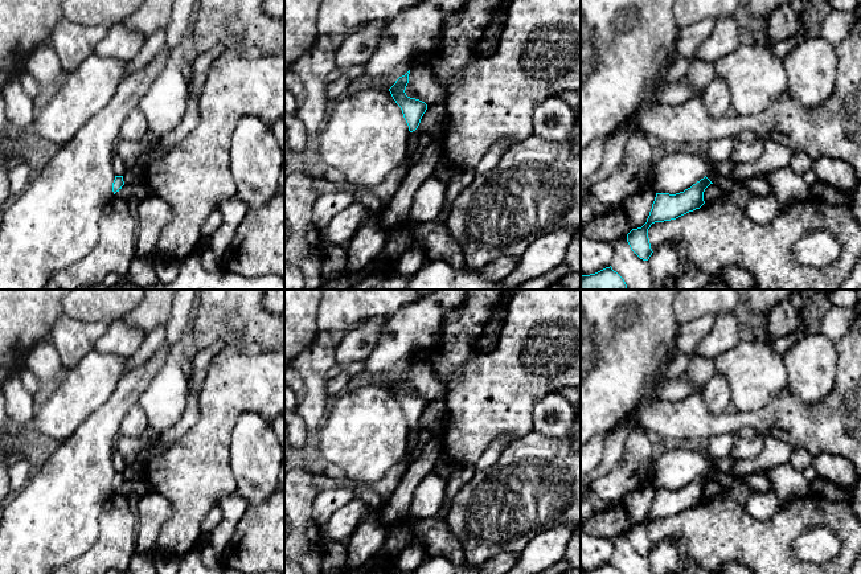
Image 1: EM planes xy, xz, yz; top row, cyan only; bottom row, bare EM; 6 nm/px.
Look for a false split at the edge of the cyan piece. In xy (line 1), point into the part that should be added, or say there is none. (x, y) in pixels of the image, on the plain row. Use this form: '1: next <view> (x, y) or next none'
1: next none

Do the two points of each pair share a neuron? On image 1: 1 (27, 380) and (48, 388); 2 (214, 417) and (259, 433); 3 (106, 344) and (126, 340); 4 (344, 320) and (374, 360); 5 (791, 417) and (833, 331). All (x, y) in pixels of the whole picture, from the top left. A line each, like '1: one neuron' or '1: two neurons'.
1: two neurons
2: two neurons
3: one neuron
4: two neurons
5: two neurons

